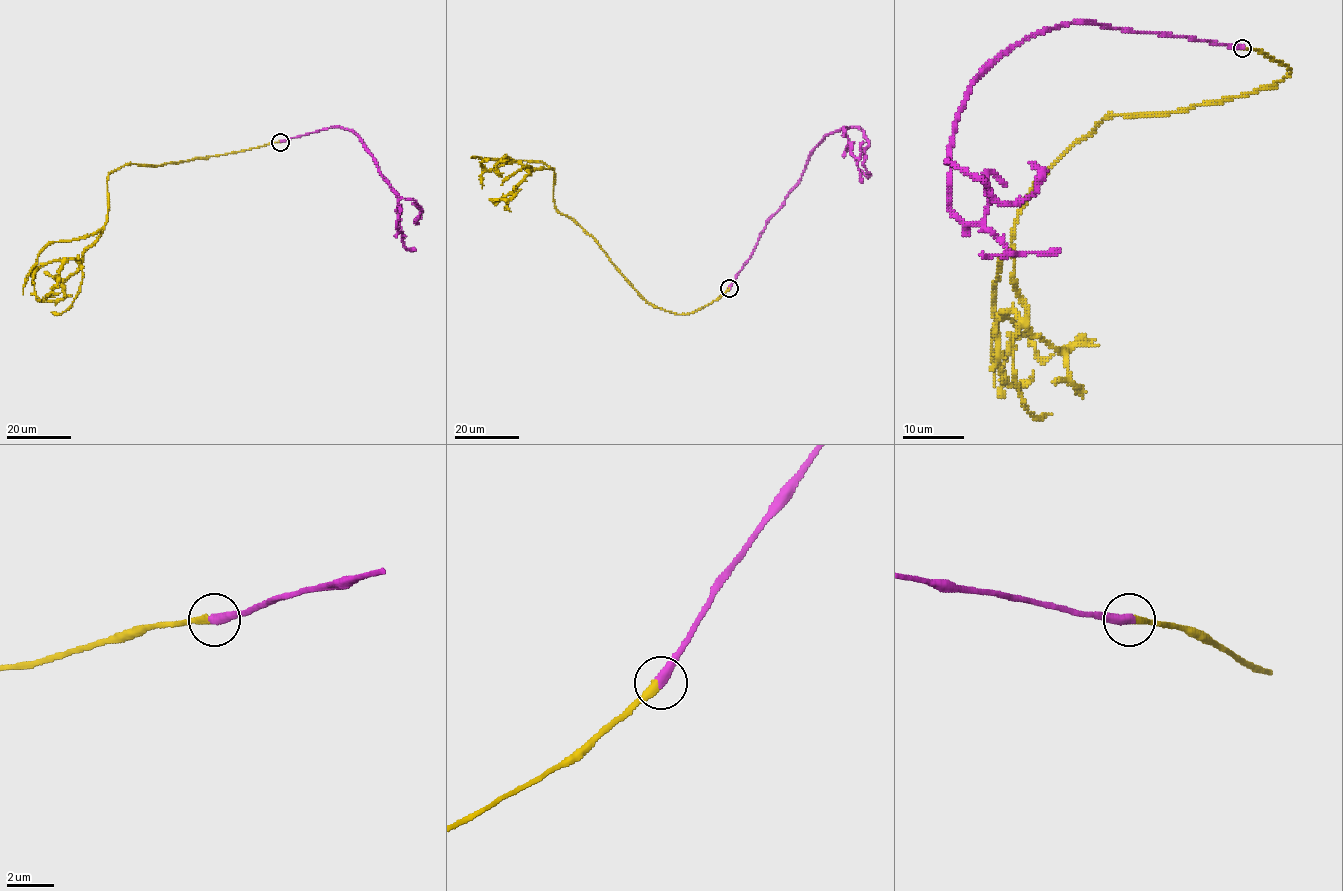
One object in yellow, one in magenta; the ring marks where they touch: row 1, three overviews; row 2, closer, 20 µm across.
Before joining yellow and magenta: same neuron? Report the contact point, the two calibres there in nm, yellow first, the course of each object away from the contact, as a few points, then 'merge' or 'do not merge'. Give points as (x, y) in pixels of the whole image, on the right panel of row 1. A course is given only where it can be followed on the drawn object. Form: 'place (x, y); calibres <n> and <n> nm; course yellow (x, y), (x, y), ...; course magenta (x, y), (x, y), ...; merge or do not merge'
place (1242, 48); calibres 360 and 440 nm; course yellow (1243, 47), (1289, 74), (1107, 116), (1040, 180), (1012, 240), (1026, 316), (1003, 314), (1017, 333), (1003, 398); course magenta (1243, 47), (1069, 22), (1017, 43), (979, 76), (950, 151), (950, 210), (981, 223), (1012, 252), (1060, 251); merge

